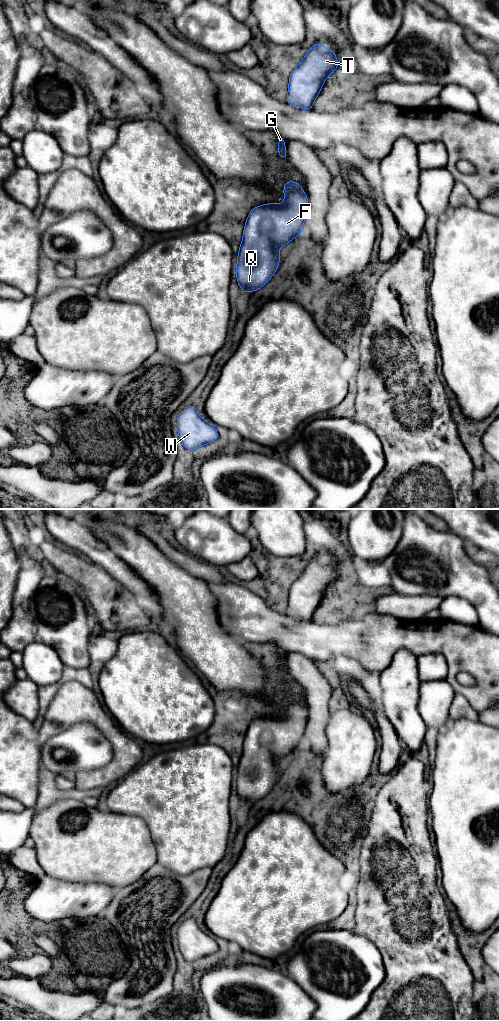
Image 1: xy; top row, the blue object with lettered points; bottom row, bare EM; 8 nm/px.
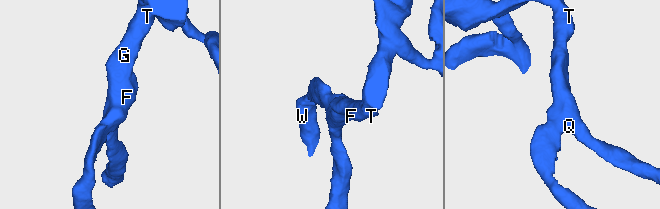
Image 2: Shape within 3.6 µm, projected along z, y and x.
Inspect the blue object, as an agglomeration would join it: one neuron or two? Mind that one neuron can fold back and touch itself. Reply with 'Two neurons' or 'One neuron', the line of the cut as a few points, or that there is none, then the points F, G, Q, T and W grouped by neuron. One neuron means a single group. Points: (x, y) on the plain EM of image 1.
One neuron. No split. Groups: F G Q T W

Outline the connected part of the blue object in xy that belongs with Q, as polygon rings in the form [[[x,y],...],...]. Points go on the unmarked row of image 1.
[[[297,694],[284,695],[285,715],[253,720],[246,732],[237,769],[236,789],[242,804],[263,799],[279,778],[278,762],[304,743],[308,710]]]

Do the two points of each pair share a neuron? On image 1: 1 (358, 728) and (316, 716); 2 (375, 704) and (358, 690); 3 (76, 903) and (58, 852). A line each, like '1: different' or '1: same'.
1: different
2: same
3: different

